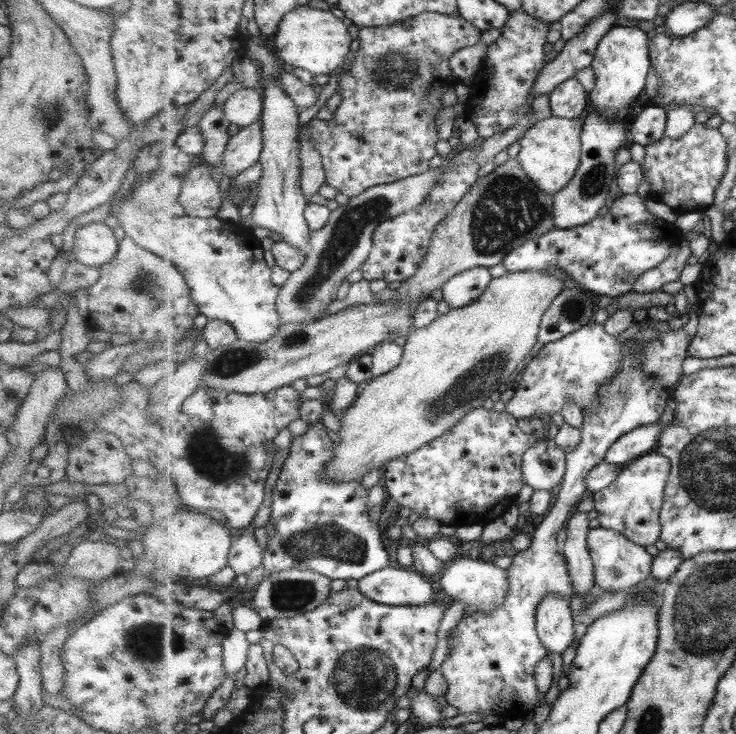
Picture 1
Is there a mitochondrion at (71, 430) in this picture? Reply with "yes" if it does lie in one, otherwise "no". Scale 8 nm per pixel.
no

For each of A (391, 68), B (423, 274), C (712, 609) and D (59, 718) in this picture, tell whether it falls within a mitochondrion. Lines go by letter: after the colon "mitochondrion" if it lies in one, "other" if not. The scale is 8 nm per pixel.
A: mitochondrion
B: other
C: mitochondrion
D: other

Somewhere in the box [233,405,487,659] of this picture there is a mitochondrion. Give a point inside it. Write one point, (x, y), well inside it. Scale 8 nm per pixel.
(328, 541)

